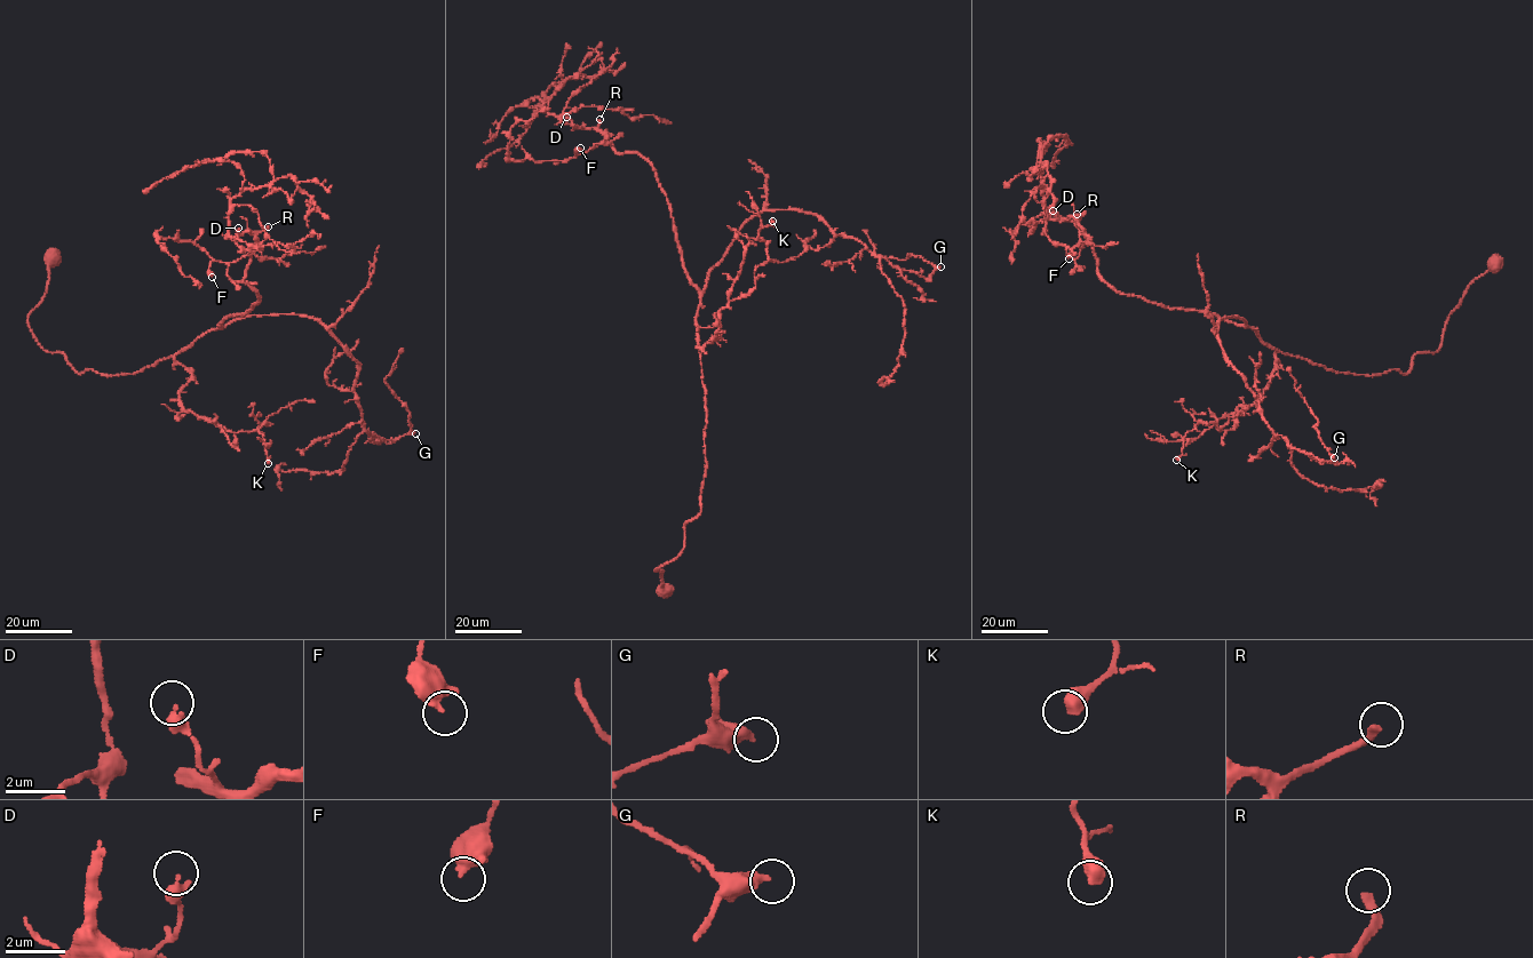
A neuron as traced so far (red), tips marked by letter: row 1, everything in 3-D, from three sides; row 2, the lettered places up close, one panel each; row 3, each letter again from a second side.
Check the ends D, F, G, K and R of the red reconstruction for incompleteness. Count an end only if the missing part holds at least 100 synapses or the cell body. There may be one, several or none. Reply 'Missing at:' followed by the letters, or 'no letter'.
Missing at: R

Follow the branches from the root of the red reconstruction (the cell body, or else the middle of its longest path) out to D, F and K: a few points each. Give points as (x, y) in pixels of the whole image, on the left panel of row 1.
D: (50, 260), (29, 317), (37, 343), (78, 373), (130, 374), (257, 304), (244, 279), (255, 234), (238, 228)
F: (50, 260), (28, 325), (82, 374), (141, 372), (257, 304), (244, 279), (249, 255), (213, 261), (212, 277)
K: (50, 260), (28, 319), (41, 346), (110, 376), (176, 353), (184, 410), (237, 433), (267, 422), (268, 463)

